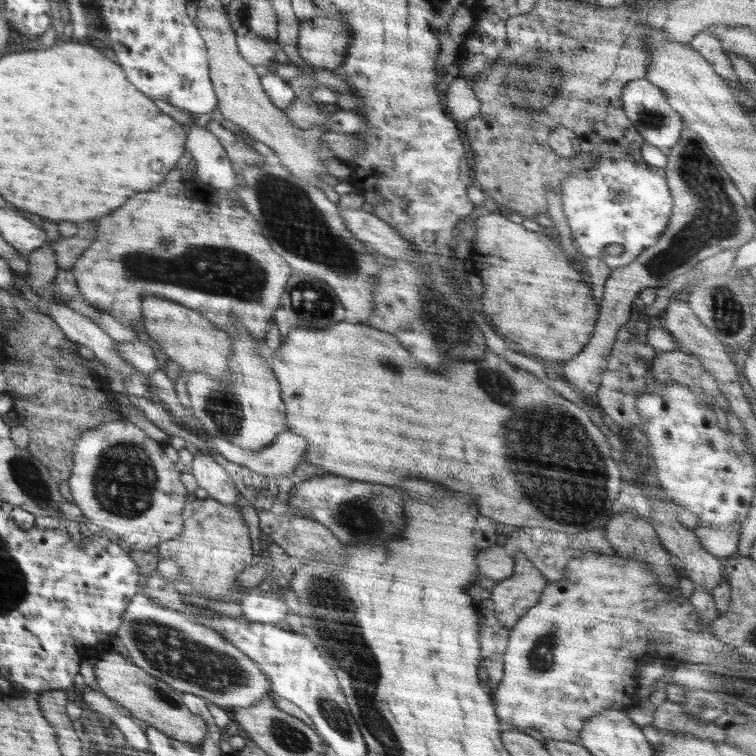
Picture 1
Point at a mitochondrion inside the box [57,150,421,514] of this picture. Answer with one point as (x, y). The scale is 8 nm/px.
(293, 220)

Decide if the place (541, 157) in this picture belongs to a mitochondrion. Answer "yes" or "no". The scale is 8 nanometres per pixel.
no

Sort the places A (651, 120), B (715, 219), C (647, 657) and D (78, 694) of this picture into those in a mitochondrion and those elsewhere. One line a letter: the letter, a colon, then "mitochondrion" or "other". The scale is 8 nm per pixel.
A: mitochondrion
B: mitochondrion
C: other
D: other

